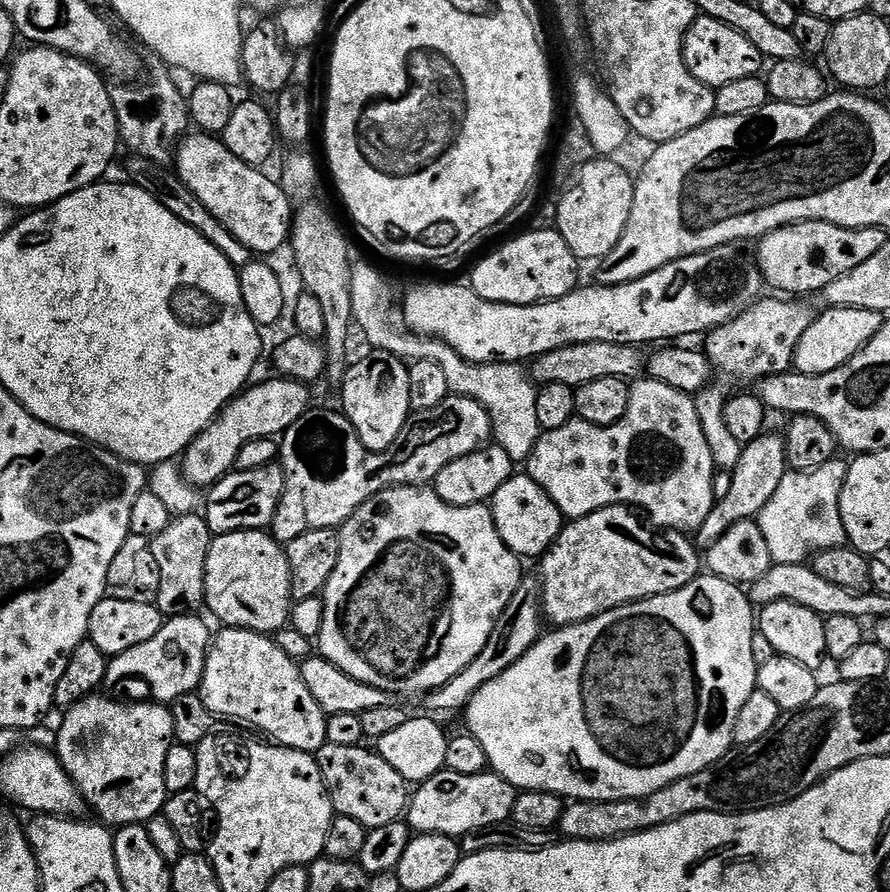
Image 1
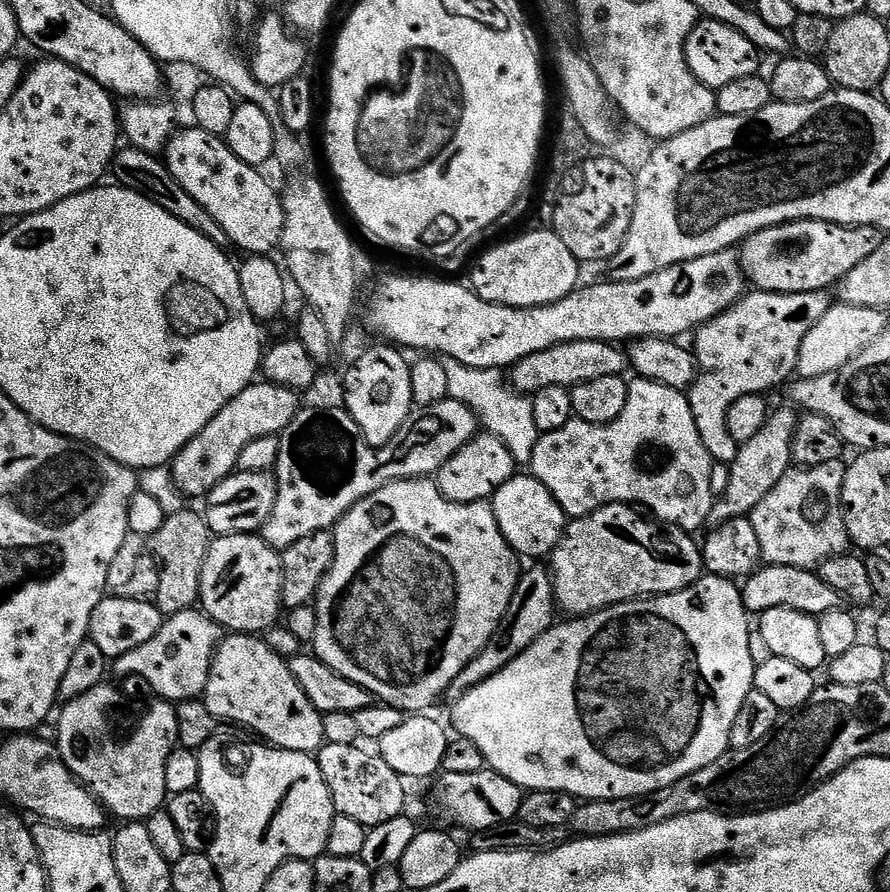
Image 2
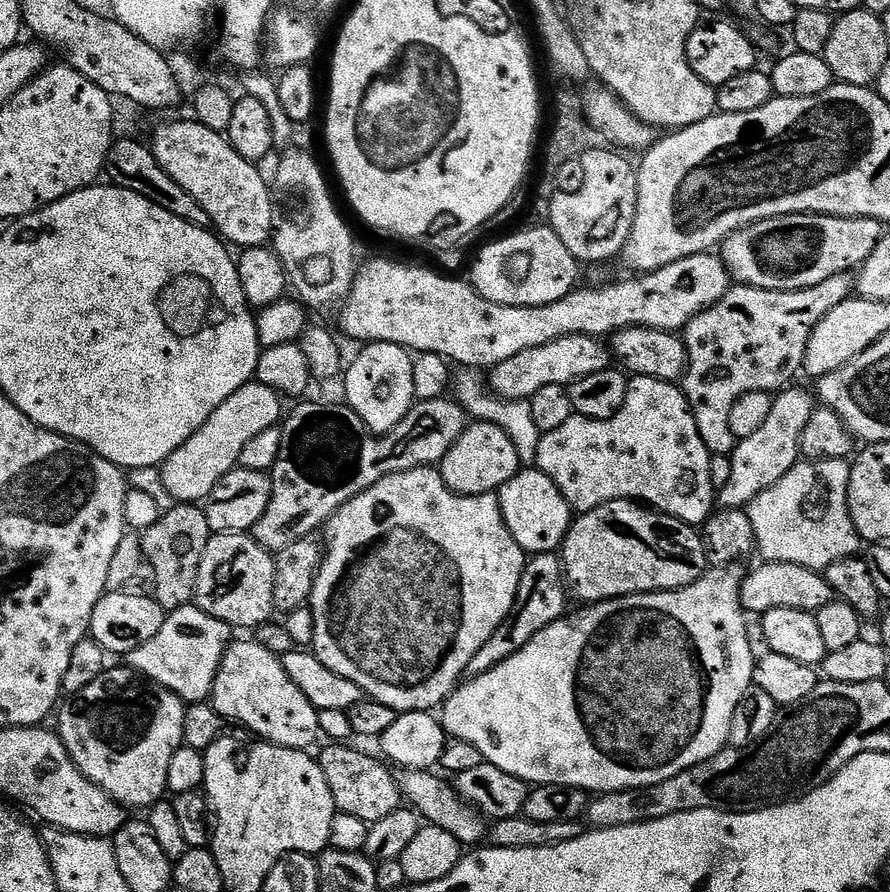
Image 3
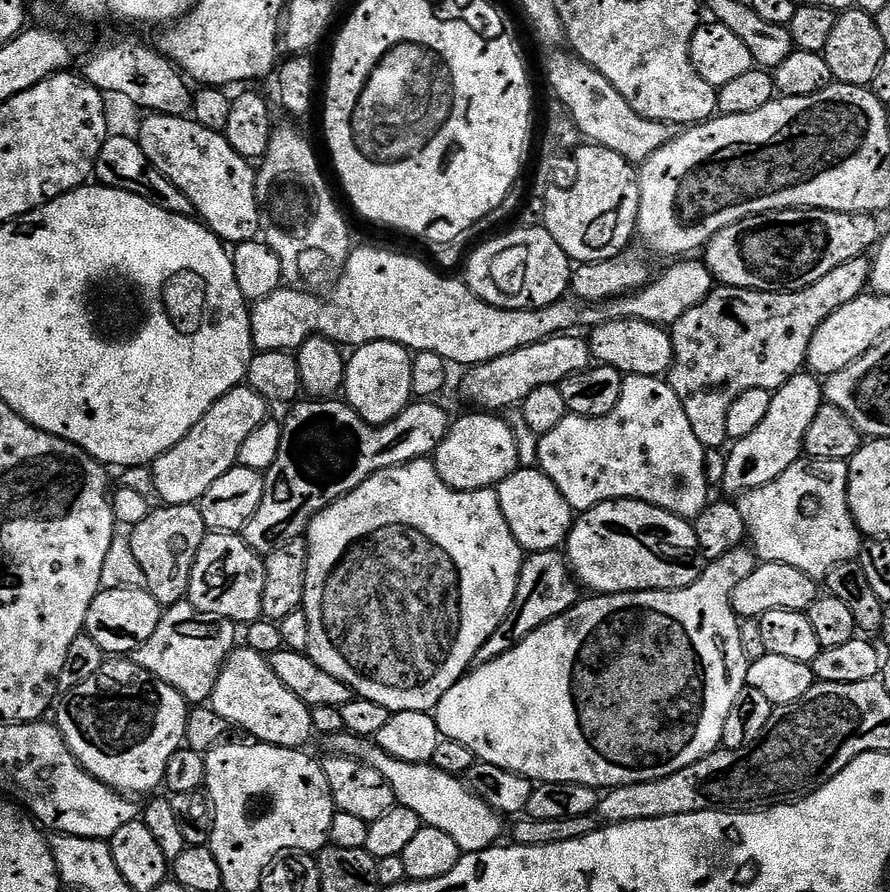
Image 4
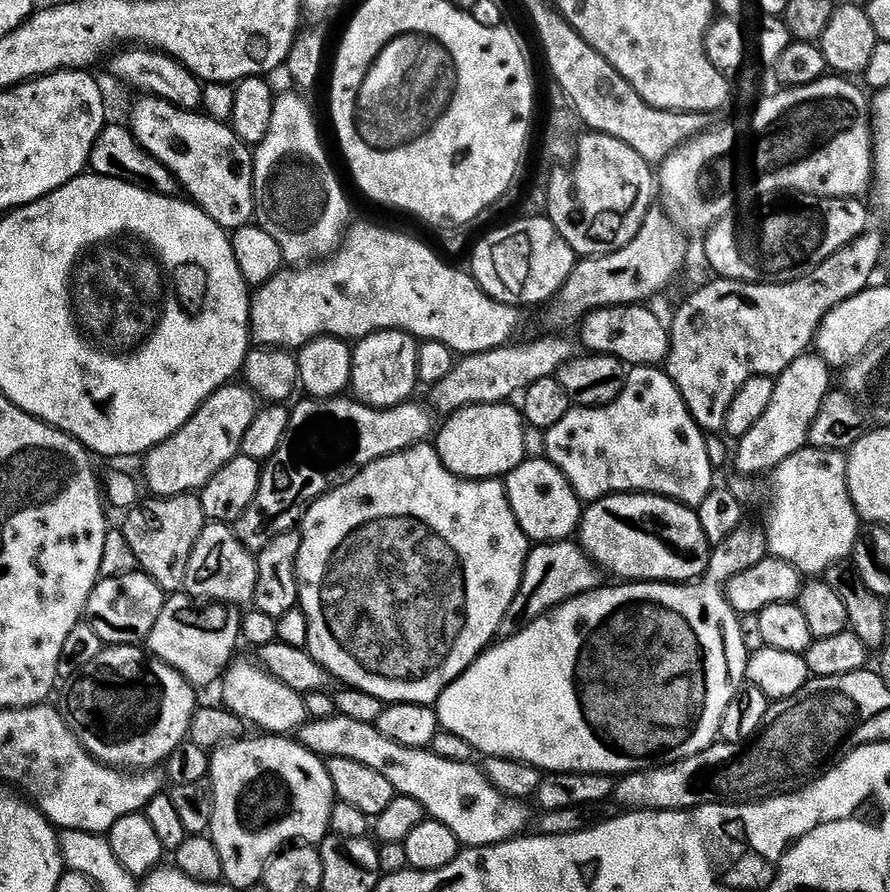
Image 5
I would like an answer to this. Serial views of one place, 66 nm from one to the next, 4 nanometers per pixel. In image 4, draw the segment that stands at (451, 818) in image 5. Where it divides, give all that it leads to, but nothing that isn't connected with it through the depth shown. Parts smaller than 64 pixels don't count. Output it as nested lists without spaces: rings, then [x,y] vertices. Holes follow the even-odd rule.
[[[341,734],[335,737],[334,744],[340,747],[337,749],[343,755],[354,756],[357,760],[374,766],[374,770],[378,770],[396,792],[397,805],[414,810],[421,825],[450,834],[450,838],[458,842],[461,853],[481,852],[497,843],[501,817],[480,796],[476,796],[461,777],[446,774],[435,768],[431,762],[415,764],[394,758],[371,739],[363,736]]]

